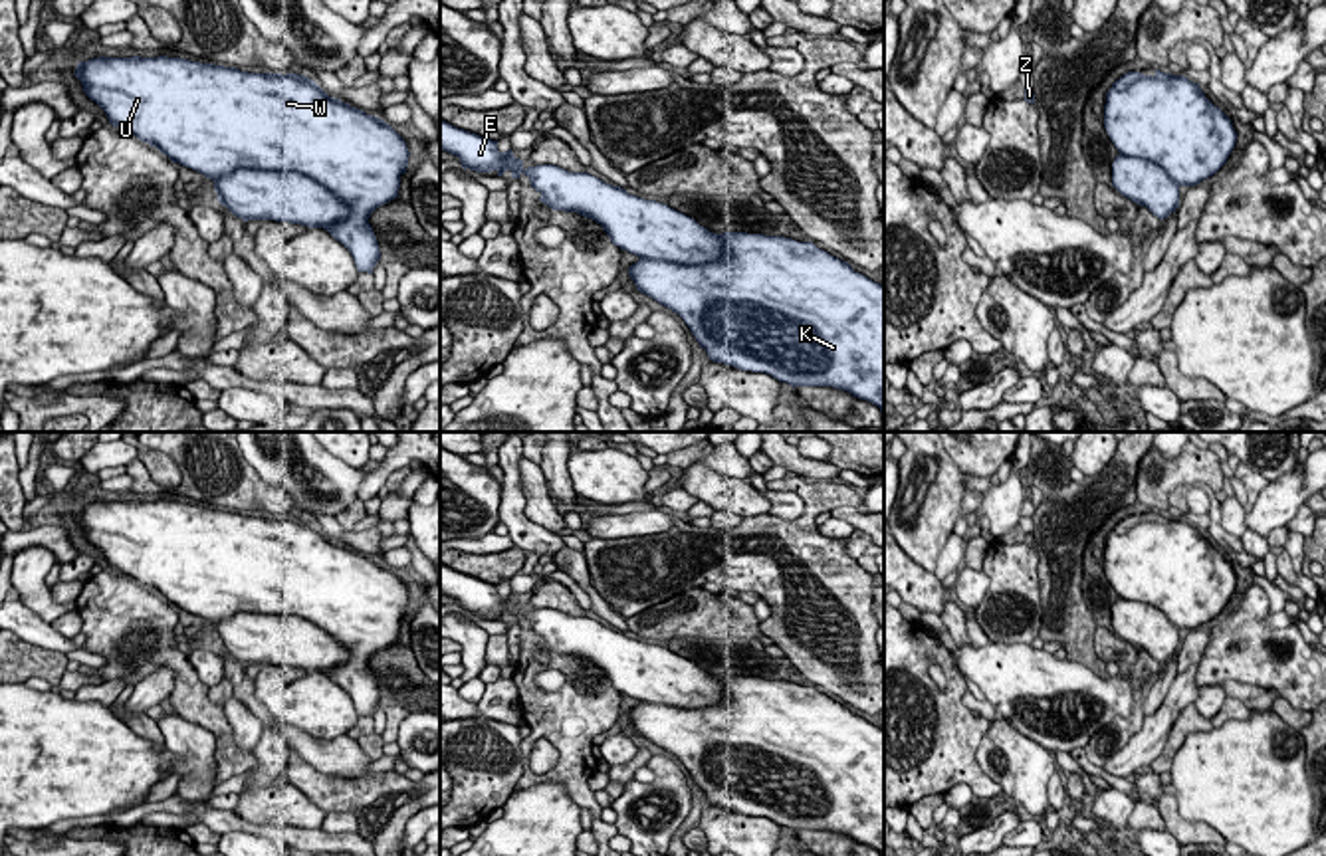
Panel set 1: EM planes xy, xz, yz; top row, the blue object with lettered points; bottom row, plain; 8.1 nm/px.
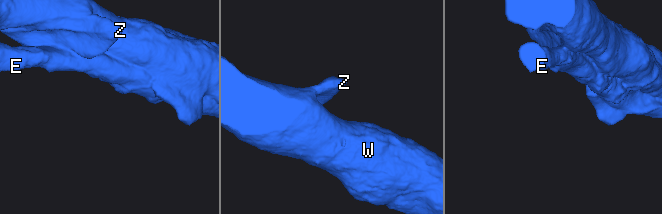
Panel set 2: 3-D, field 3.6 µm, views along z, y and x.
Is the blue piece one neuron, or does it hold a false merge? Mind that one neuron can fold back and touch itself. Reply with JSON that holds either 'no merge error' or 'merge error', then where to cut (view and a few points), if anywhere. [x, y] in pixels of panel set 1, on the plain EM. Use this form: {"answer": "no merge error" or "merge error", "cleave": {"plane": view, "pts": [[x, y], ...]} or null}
{"answer": "no merge error", "cleave": null}

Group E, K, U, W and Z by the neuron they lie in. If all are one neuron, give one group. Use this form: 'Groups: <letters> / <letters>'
Groups: E K U W Z

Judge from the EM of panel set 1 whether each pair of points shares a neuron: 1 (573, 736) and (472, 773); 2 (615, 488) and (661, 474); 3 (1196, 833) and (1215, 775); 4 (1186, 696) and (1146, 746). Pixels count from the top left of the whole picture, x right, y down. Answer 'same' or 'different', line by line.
1: different
2: different
3: different
4: same

